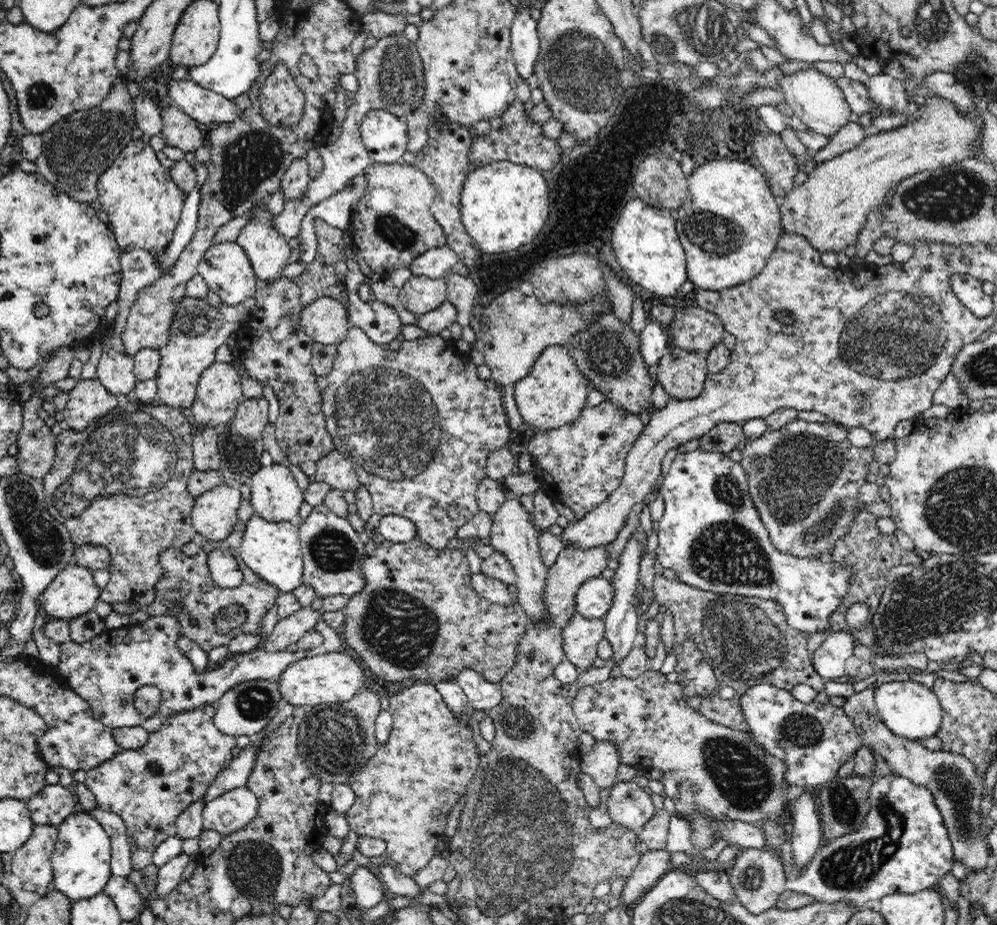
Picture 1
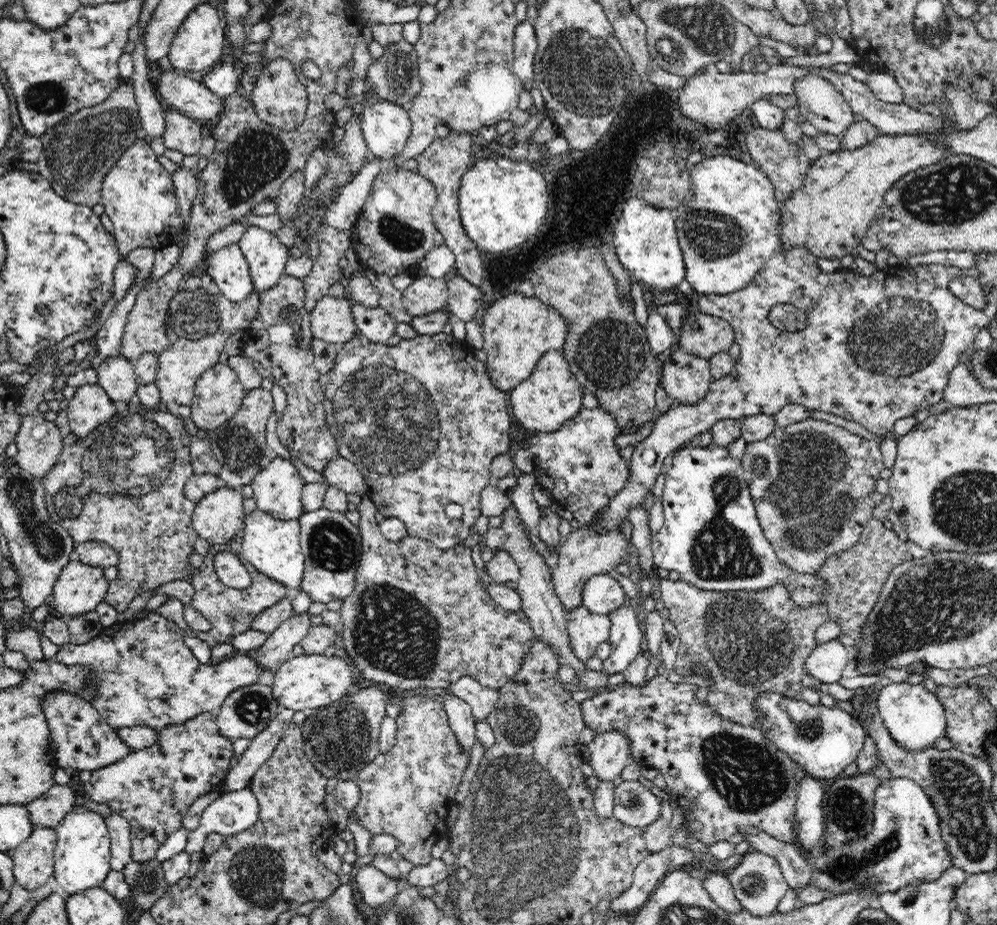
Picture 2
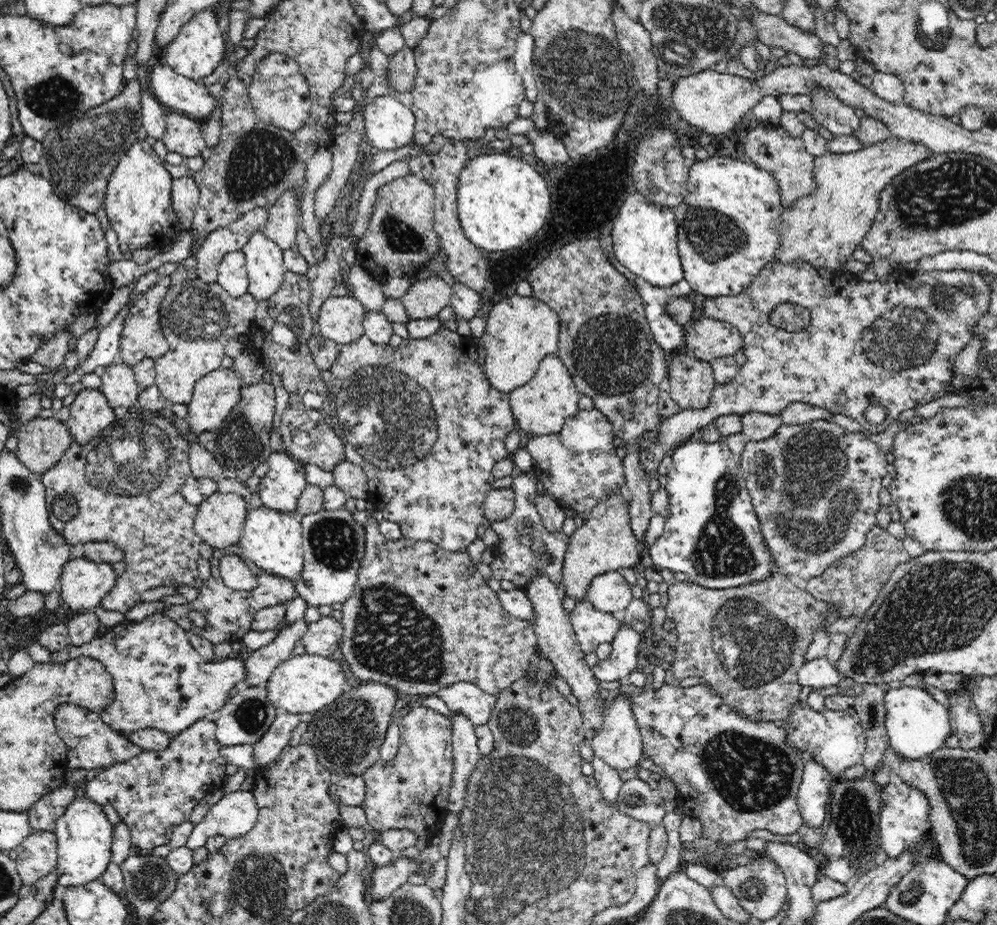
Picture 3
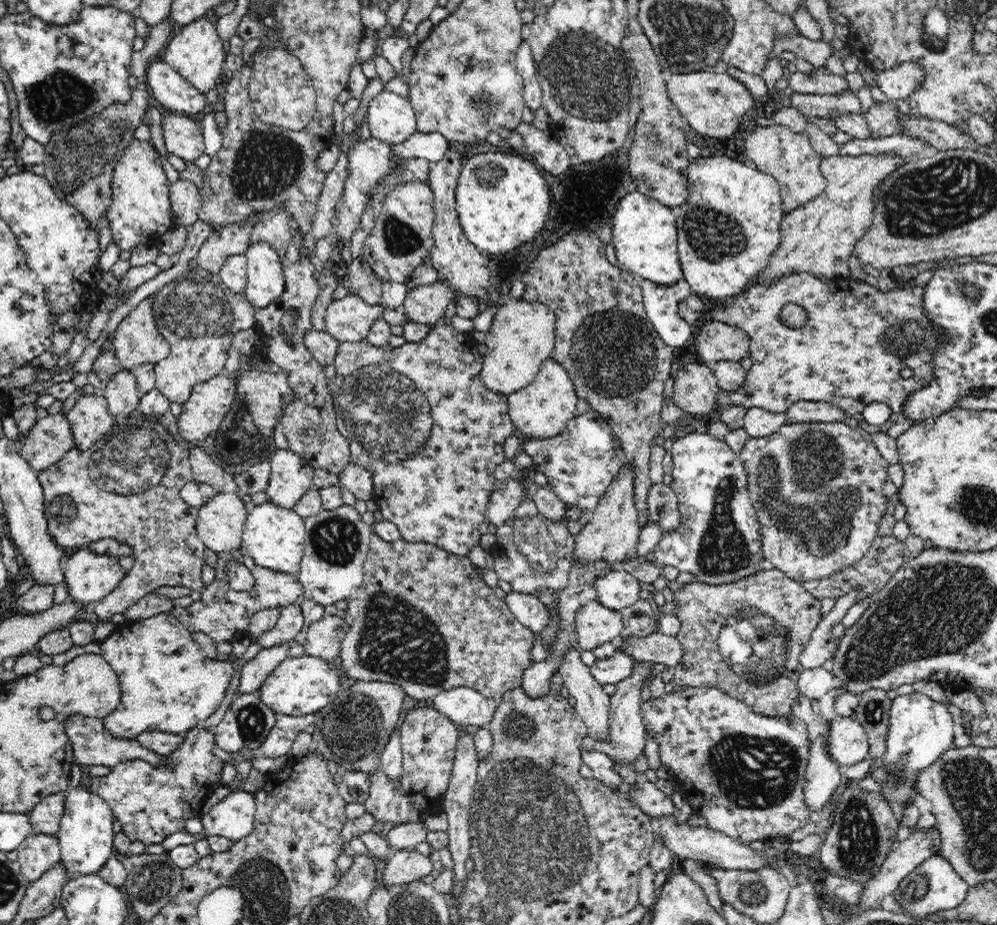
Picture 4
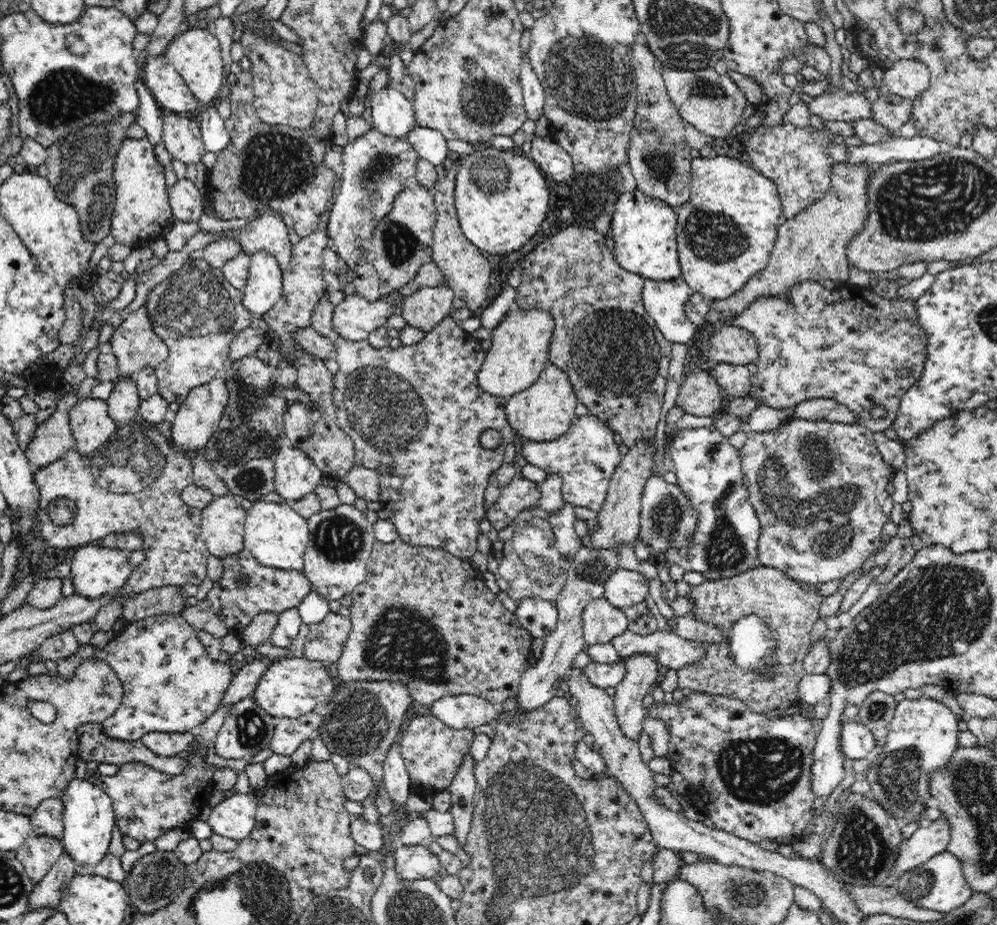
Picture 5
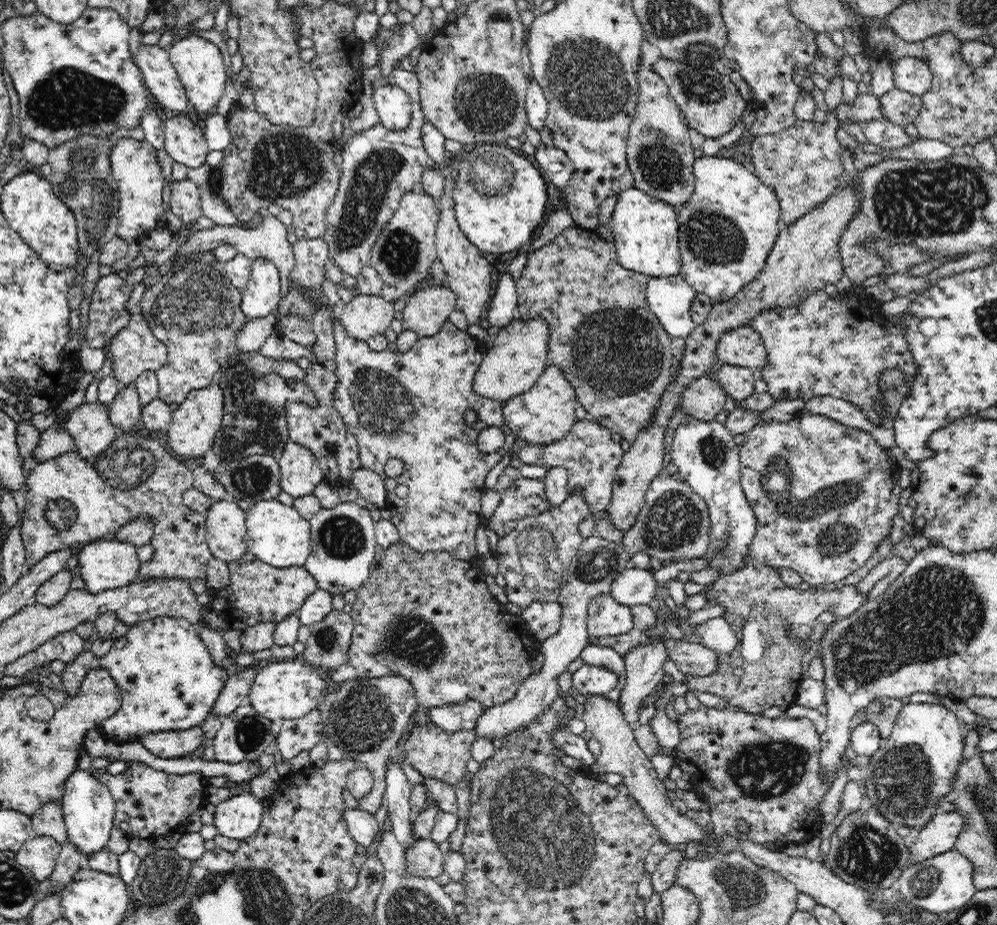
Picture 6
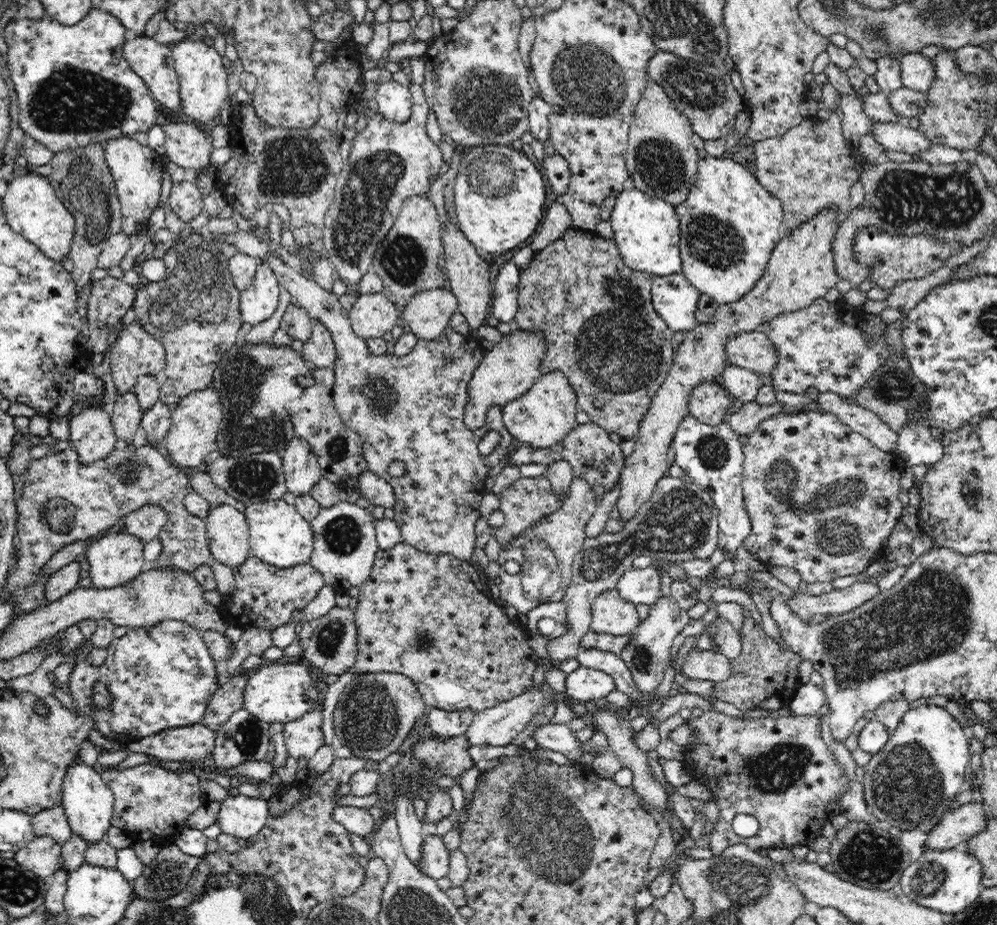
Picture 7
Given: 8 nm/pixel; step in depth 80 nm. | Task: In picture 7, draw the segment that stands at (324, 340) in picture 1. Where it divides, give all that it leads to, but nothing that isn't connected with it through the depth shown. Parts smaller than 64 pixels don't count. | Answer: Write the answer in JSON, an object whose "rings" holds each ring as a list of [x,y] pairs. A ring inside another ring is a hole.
{"rings":[[[383,292],[359,295],[347,313],[351,329],[362,339],[384,336],[399,323],[396,305]]]}

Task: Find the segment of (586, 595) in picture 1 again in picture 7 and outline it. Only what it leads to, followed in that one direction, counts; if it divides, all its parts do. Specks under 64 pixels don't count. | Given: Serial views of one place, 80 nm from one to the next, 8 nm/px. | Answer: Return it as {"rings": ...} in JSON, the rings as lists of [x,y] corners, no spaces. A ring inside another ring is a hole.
{"rings":[[[657,564],[624,572],[617,583],[617,591],[624,600],[634,604],[654,604],[660,596],[661,575]]]}

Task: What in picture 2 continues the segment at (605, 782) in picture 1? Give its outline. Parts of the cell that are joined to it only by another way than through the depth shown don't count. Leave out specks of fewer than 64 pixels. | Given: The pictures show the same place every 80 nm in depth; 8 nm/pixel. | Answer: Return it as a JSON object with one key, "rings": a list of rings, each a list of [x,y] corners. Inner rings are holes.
{"rings":[[[619,729],[604,730],[587,743],[590,749],[590,766],[595,776],[602,780],[614,780],[634,760],[631,755],[631,740]]]}

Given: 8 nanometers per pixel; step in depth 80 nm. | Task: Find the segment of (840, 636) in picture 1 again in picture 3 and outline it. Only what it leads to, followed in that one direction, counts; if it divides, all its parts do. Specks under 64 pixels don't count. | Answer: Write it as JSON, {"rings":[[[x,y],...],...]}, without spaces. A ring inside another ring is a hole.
{"rings":[[[824,657],[804,663],[797,672],[798,684],[808,692],[826,694],[832,692],[841,680],[835,664],[830,664]]]}

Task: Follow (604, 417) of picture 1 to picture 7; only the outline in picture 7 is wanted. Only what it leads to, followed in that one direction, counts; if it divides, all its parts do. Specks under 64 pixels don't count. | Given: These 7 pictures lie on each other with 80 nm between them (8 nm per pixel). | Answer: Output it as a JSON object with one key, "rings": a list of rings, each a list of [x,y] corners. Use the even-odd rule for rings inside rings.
{"rings":[[[593,423],[577,426],[566,438],[558,444],[548,448],[534,448],[530,446],[520,446],[510,450],[510,454],[501,462],[507,466],[520,467],[524,464],[553,464],[558,460],[566,460],[570,463],[574,477],[582,477],[584,481],[594,484],[596,495],[604,495],[619,482],[622,470],[624,470],[625,457],[619,444],[615,444],[610,439],[610,433],[605,432],[600,426]]]}

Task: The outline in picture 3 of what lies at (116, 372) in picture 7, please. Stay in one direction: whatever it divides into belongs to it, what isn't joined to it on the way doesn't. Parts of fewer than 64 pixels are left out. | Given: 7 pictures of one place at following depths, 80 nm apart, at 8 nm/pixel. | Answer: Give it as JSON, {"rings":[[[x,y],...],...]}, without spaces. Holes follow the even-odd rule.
{"rings":[[[170,276],[159,277],[158,282],[144,294],[141,294],[141,297],[135,300],[134,306],[129,309],[128,316],[124,320],[124,326],[122,326],[122,334],[120,334],[120,362],[132,367],[145,358],[156,360],[170,350],[168,339],[160,329],[158,310],[160,310],[160,302],[166,296],[171,284]]]}

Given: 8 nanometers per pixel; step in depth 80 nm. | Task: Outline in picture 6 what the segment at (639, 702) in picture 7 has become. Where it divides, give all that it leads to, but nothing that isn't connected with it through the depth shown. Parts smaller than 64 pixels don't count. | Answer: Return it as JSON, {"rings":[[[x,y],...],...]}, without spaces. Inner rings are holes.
{"rings":[[[586,645],[581,652],[581,659],[584,665],[598,666],[618,677],[618,688],[623,689],[625,685],[625,662],[623,656],[614,649],[602,645]]]}

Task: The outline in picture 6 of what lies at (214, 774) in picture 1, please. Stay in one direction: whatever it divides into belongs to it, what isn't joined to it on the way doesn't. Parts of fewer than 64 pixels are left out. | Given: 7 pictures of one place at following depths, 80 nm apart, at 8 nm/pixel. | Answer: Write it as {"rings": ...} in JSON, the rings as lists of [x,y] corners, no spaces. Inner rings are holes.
{"rings":[[[134,762],[123,773],[113,775],[108,770],[98,773],[99,779],[106,785],[114,800],[114,824],[129,839],[149,839],[172,832],[176,826],[183,826],[188,818],[207,804],[204,785],[207,779],[202,773],[167,774],[154,770],[144,763]]]}

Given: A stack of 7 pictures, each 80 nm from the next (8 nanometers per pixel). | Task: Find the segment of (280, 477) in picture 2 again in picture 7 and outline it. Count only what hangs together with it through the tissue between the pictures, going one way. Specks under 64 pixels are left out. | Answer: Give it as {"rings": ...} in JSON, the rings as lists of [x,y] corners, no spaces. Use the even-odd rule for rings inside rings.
{"rings":[[[302,438],[290,441],[282,455],[288,493],[297,496],[309,495],[310,490],[323,477],[318,457],[312,451],[310,443]]]}

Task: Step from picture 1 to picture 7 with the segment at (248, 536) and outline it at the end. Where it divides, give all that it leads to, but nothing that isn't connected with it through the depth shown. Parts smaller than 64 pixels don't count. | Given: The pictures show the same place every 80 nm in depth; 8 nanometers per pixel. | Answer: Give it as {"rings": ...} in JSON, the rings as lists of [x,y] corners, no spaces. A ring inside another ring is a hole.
{"rings":[[[283,499],[248,505],[245,512],[249,524],[251,552],[262,563],[277,568],[293,568],[309,563],[313,551],[313,530],[311,523],[302,517],[295,506]]]}

